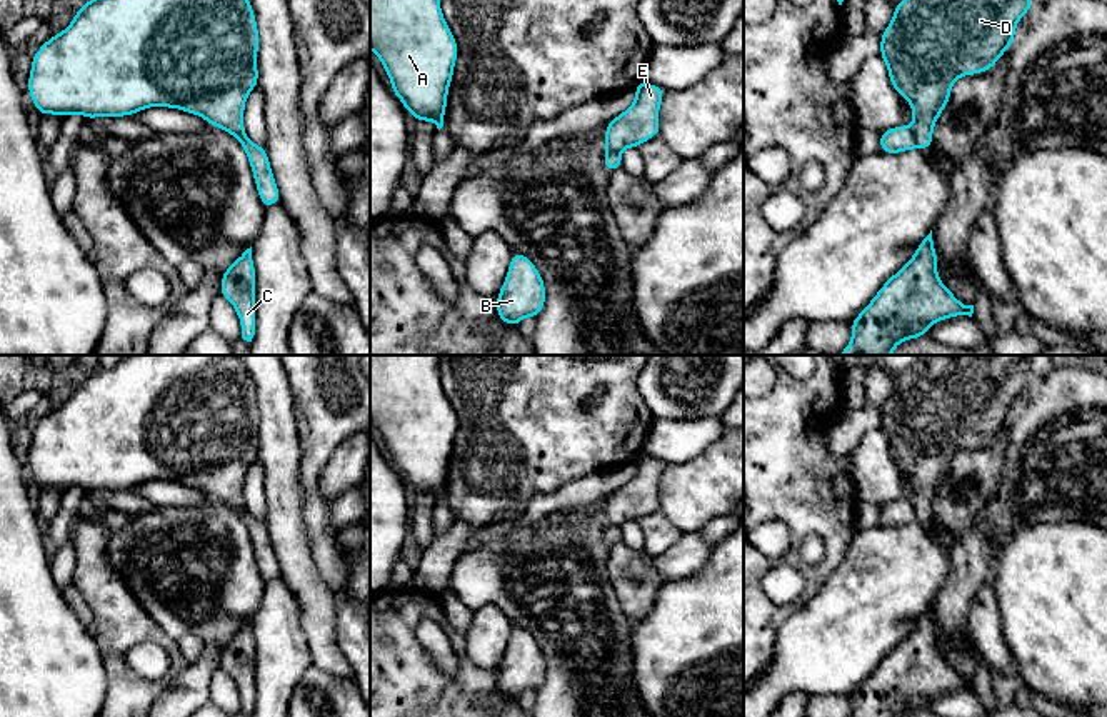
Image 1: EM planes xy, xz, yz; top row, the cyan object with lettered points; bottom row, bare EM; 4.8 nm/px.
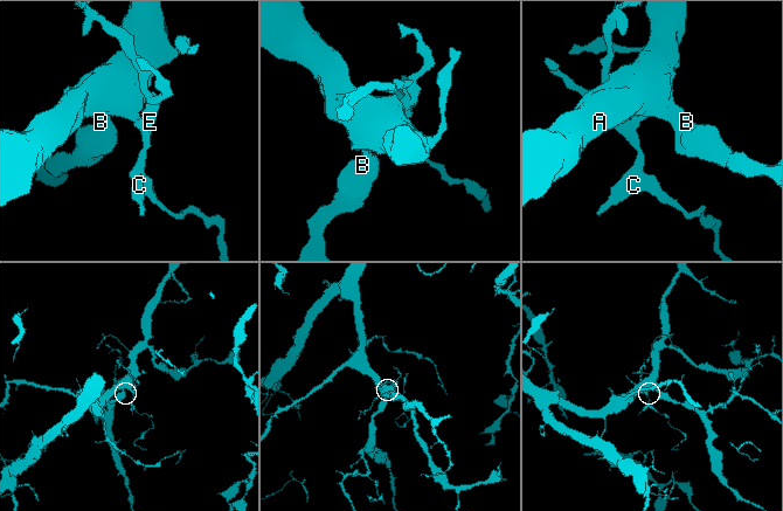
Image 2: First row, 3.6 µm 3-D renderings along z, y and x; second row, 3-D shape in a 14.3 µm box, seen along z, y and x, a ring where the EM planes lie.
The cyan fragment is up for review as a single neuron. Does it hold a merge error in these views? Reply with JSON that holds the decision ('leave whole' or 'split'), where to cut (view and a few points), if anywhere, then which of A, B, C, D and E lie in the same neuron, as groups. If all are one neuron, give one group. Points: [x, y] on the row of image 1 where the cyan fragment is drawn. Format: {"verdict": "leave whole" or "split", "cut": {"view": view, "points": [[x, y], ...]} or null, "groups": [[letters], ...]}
{"verdict": "split", "cut": {"view": "yz", "points": [[911, 129], [917, 145]]}, "groups": [["A", "B", "D"], ["C", "E"]]}

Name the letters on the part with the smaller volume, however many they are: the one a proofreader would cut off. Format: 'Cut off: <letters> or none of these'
Cut off: C, E

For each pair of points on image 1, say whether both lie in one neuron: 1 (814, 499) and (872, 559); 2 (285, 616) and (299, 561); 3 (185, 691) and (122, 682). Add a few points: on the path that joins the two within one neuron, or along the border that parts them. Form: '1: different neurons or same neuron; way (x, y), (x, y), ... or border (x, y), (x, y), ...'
1: different neurons; border (857, 531), (846, 556), (831, 572)
2: different neurons; border (280, 576), (297, 601), (304, 629)
3: different neurons; border (189, 664), (155, 699)

